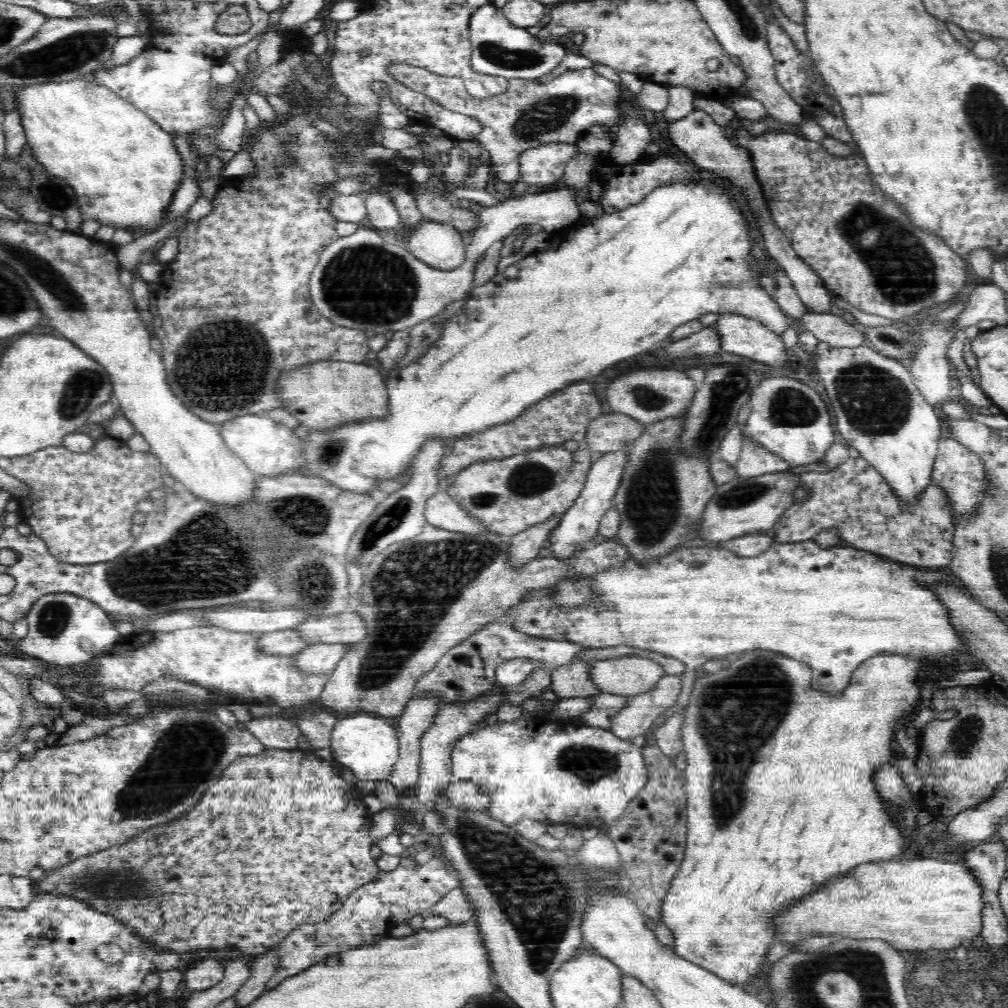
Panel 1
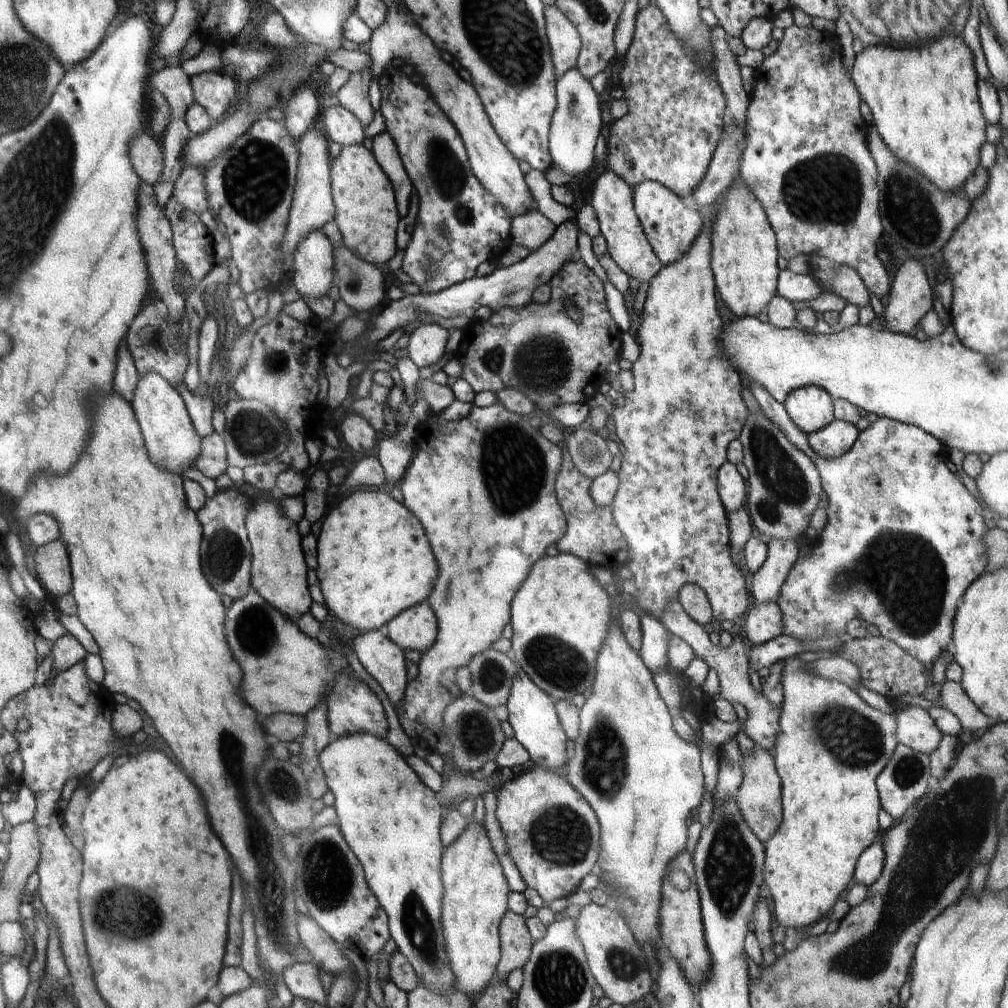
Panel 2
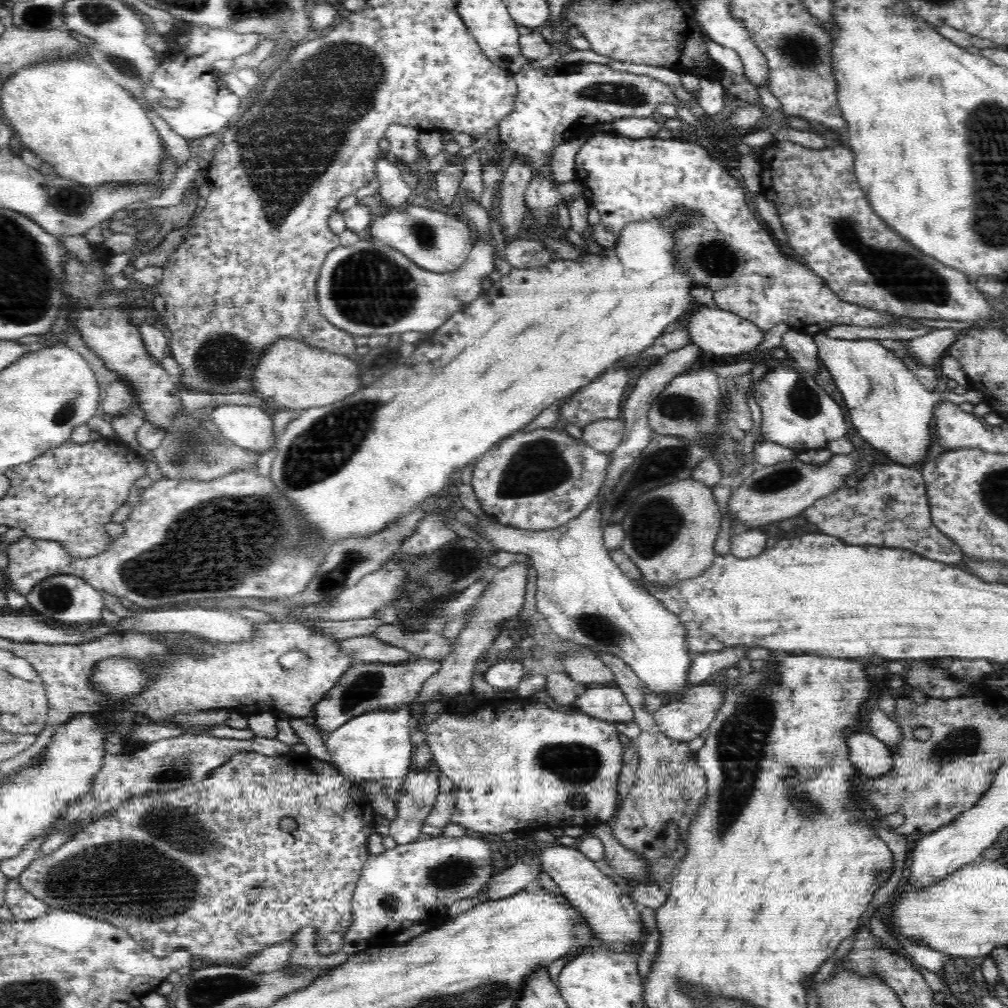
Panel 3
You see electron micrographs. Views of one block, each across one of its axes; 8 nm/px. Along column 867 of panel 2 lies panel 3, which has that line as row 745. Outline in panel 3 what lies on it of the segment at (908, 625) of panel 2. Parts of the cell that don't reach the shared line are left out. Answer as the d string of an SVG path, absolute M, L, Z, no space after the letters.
M510 700L504 702L504 712L502 712L502 702L496 704L494 708L486 708L479 711L470 712L467 715L458 715L453 712L444 712L440 714L434 722L420 721L419 731L426 732L426 742L430 747L434 761L438 764L440 774L450 778L454 783L454 789L457 793L454 812L451 814L449 822L478 832L488 832L488 834L504 834L504 832L514 832L530 826L537 826L538 829L549 828L568 828L568 826L579 826L584 831L591 831L606 820L610 820L617 812L618 807L618 778L620 778L623 768L623 742L620 741L621 733L616 729L615 723L598 720L593 716L584 714L581 710L572 708L568 712L560 712L548 708L544 703L533 701L529 704L522 700Z

